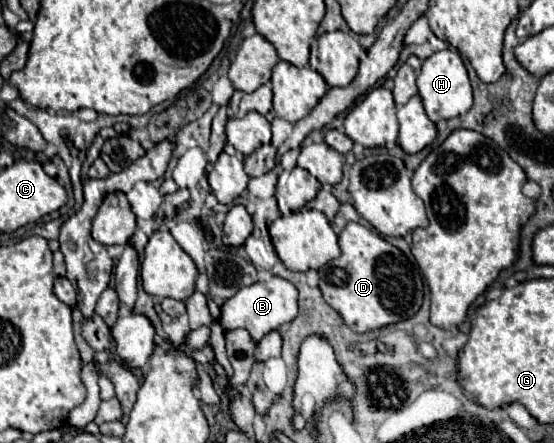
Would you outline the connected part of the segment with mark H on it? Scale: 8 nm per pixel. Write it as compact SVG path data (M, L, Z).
M442 50L442 52L436 52L430 58L426 58L416 84L418 84L418 92L422 96L426 114L432 122L438 122L442 118L450 120L450 118L462 116L472 108L472 98L474 98L472 86L468 80L466 66L456 50Z

